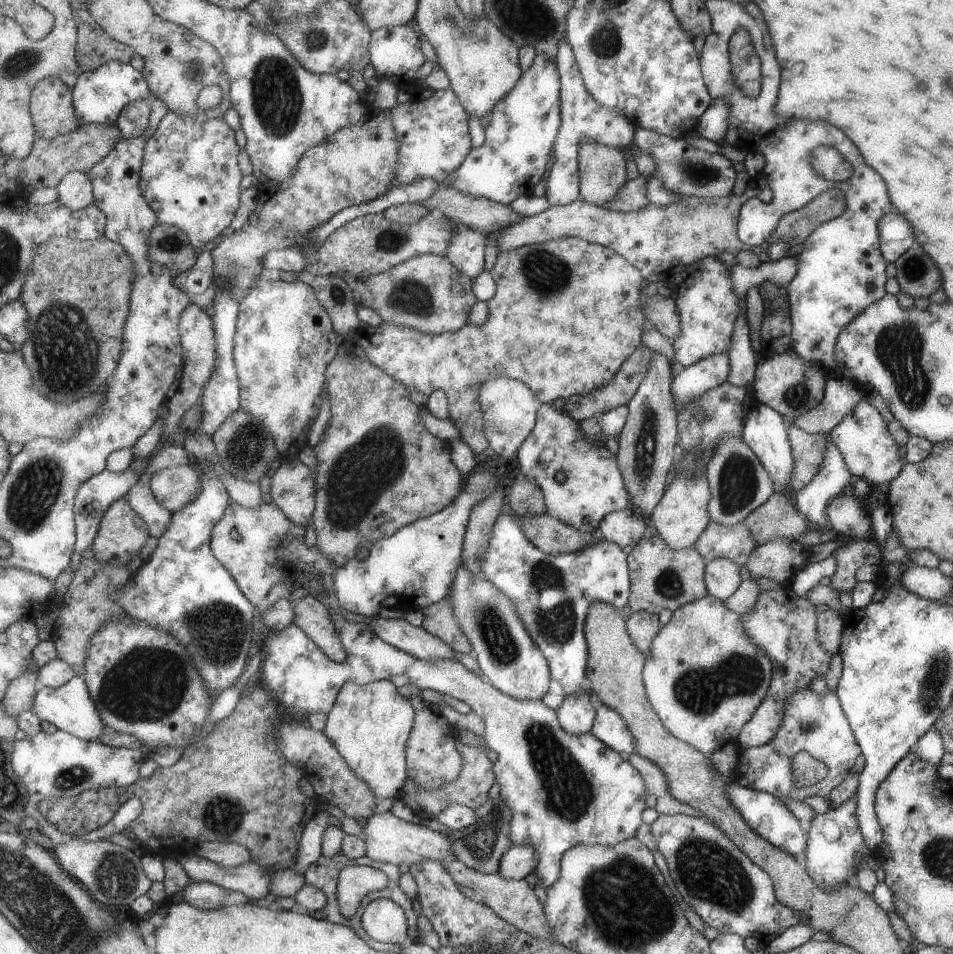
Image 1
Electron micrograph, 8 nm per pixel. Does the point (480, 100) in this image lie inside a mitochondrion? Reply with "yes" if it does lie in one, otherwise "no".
no

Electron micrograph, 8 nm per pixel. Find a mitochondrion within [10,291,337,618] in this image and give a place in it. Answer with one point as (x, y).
(61, 332)

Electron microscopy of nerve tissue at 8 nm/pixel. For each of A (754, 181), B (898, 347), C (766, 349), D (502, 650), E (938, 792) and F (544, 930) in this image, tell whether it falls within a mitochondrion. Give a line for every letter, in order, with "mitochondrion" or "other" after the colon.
A: other
B: mitochondrion
C: other
D: mitochondrion
E: other
F: other

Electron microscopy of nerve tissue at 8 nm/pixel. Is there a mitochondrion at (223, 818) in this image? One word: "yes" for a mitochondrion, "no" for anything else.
yes

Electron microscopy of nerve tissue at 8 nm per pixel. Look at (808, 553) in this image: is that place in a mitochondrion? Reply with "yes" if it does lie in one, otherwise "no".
no

